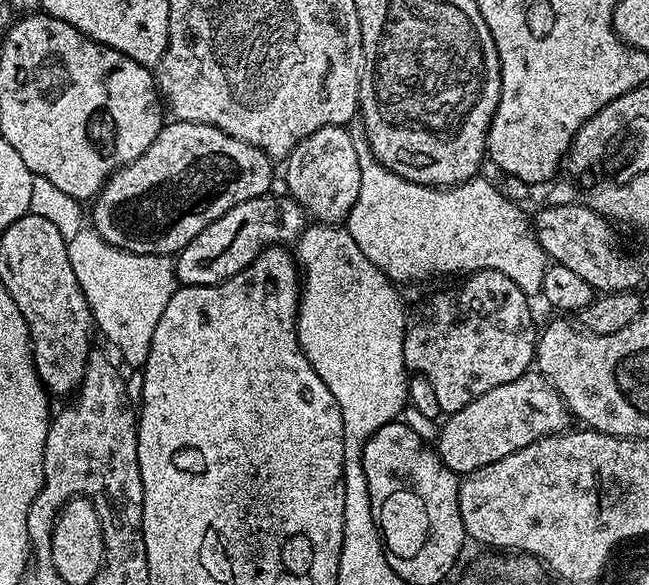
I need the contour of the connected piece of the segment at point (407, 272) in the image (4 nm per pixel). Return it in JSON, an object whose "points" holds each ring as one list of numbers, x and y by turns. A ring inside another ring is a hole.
{"points":[[361,150,358,154,358,162,362,170,362,182,358,190,358,202,354,202,354,206,350,210,346,227,348,233,354,238,354,242,358,242,358,250,362,250,362,254,366,254,366,258,370,258,370,262,374,262,374,266,378,266,378,270,384,273,389,280,399,282,399,280,420,280,423,276,428,276,431,272,436,272,439,268,450,268,452,270,459,269,462,274,469,272,478,272,481,268,493,268,502,274,506,274,506,278,510,278,510,282,514,282,514,286,518,286,518,290,522,290,529,298,536,298,541,295,544,286,544,275,550,267,550,261,547,253,544,252,540,245,540,240,536,237,536,229,530,216,523,212,521,205,515,200,509,200,499,187,492,185,488,180,480,180,481,178,473,178,464,184,455,184,453,188,428,188,425,184,415,184,406,178,402,178,398,174,389,172,383,168,371,152]]}

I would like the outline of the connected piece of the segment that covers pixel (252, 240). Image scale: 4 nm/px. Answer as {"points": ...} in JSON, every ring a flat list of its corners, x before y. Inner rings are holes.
{"points":[[267,196,239,203,222,218,210,222,210,226,206,226,206,230,202,230,198,238,194,238,182,251,176,253,174,267,177,281,190,288,220,284,248,268,267,245,297,241,308,224,304,209,290,198,284,198,279,206,272,199,273,197]]}

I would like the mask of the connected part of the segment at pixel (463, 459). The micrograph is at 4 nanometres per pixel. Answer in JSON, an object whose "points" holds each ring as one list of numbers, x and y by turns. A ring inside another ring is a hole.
{"points":[[529,370,514,378,514,382,506,382,506,386,494,386,494,390,486,390,486,394,474,398,474,402,462,406,462,410,451,413,443,421,444,429,440,432,440,444,438,443,440,460,452,472,471,474,482,466,498,462,530,446,541,436,554,436,569,431,568,420,570,421,568,407,556,387,546,377,540,375,539,371]]}

